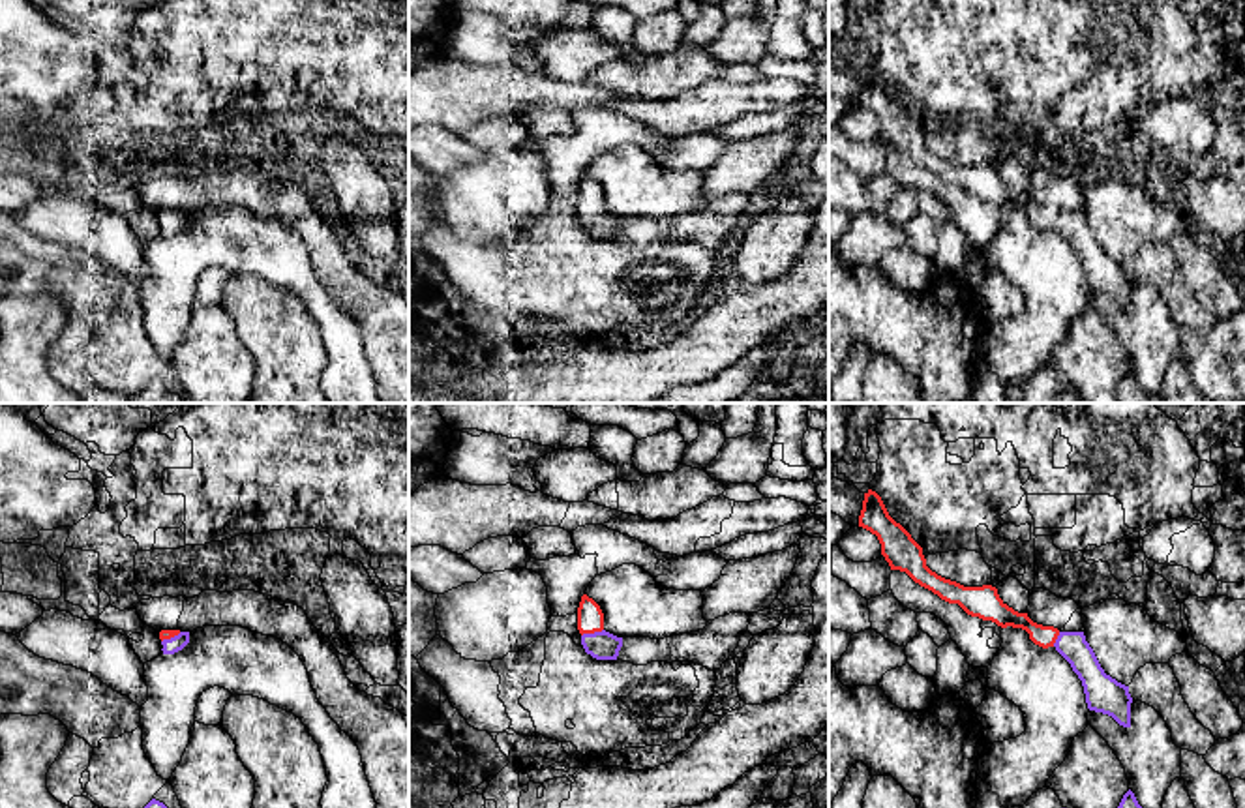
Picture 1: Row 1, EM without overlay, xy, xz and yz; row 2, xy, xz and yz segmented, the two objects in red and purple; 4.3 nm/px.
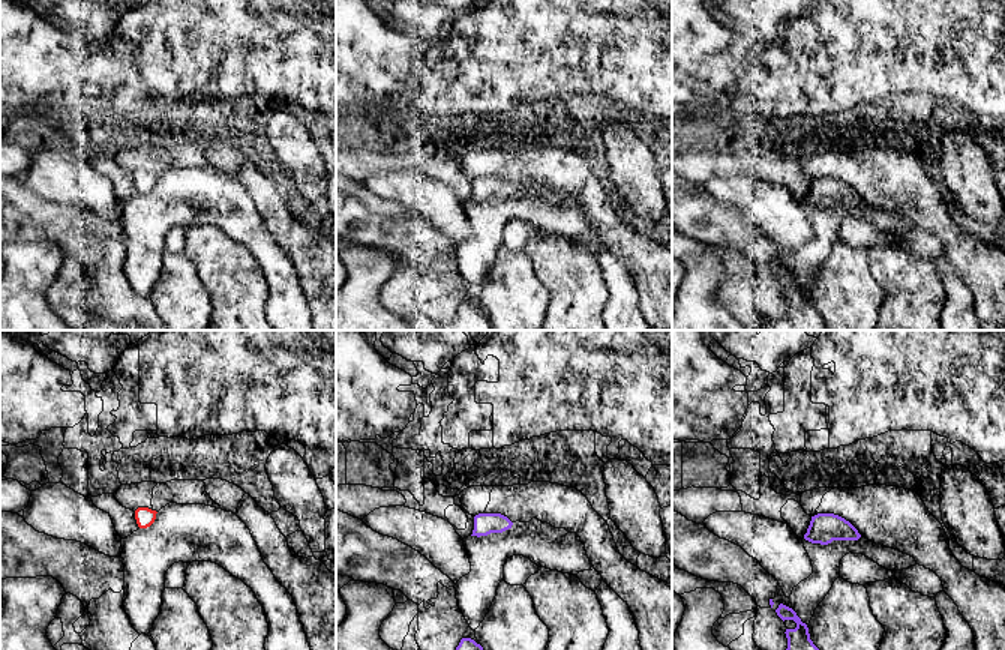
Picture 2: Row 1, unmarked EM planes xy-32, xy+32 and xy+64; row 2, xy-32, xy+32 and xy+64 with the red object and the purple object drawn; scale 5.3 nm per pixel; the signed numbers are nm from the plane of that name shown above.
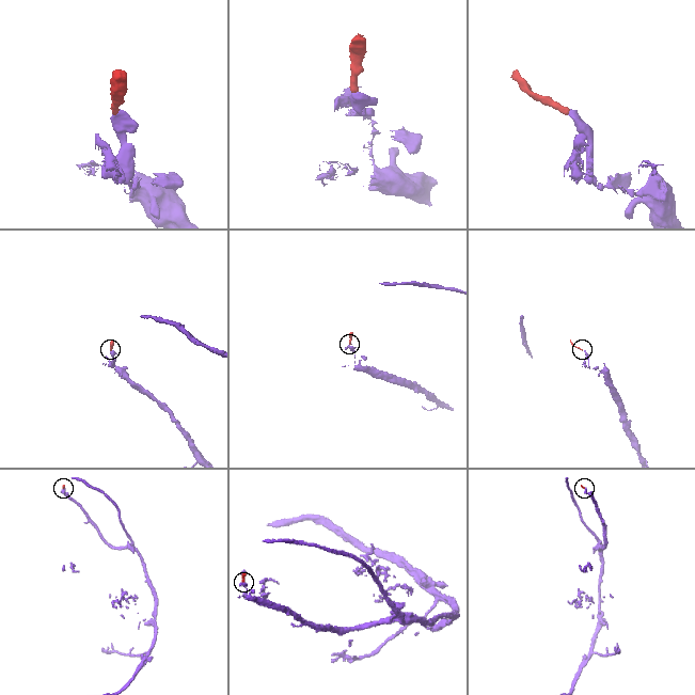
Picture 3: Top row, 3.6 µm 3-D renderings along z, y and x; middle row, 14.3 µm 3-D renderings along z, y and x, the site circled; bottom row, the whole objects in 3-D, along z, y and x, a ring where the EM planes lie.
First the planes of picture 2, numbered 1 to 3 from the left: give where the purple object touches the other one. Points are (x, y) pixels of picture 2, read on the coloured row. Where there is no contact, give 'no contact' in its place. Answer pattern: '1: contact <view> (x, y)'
1: no contact
2: no contact
3: no contact

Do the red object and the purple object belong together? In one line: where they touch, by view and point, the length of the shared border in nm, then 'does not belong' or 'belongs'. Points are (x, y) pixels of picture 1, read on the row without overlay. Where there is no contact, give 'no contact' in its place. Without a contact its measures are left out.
xz (591, 212) | 100 nm | belongs

